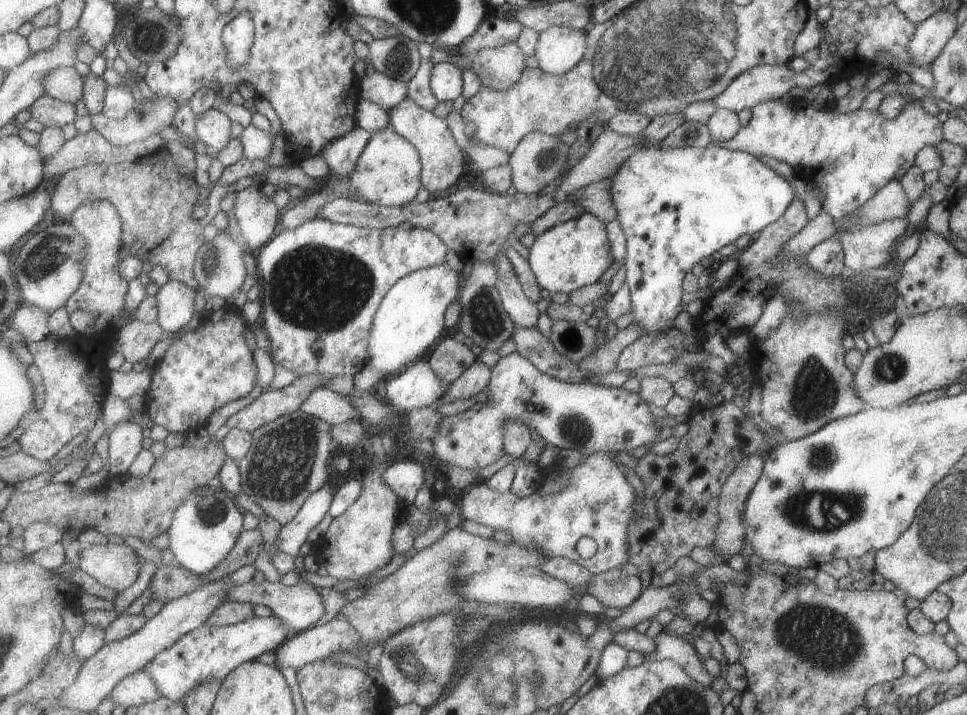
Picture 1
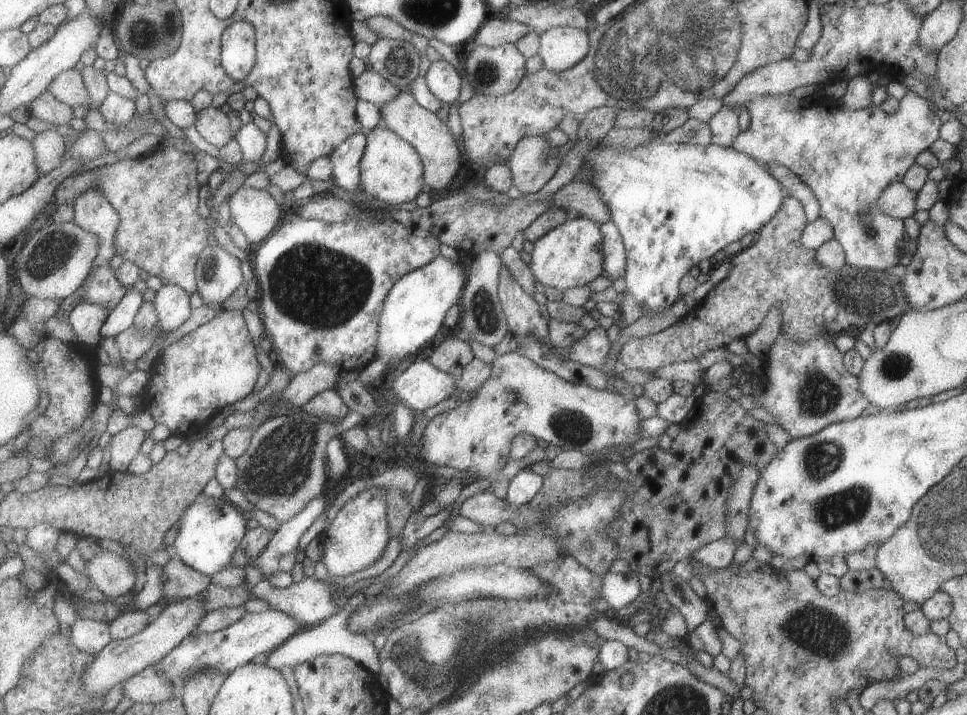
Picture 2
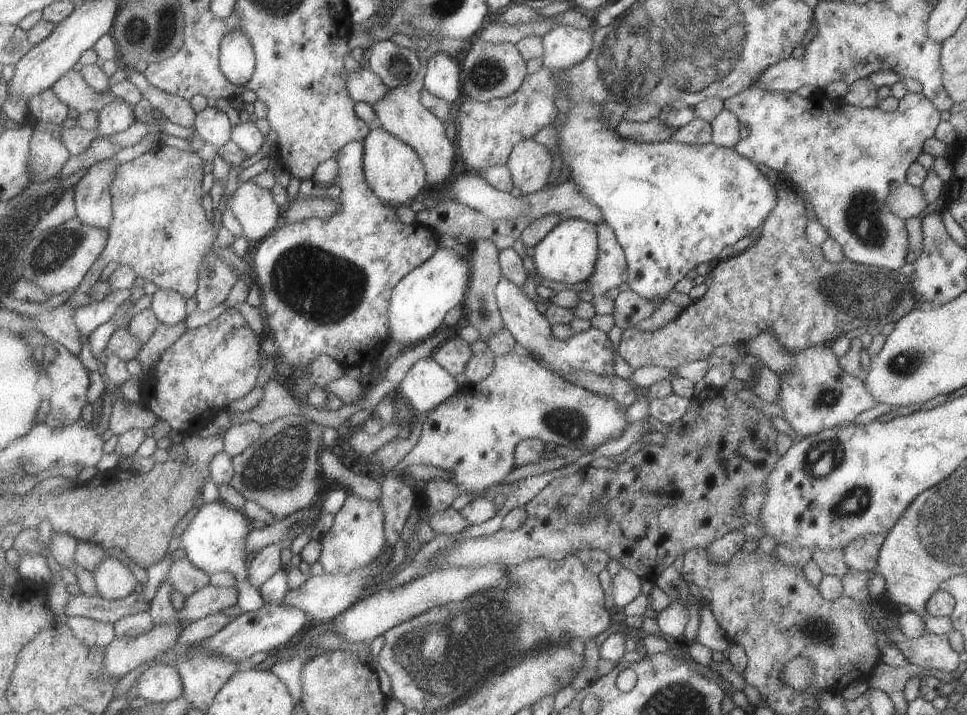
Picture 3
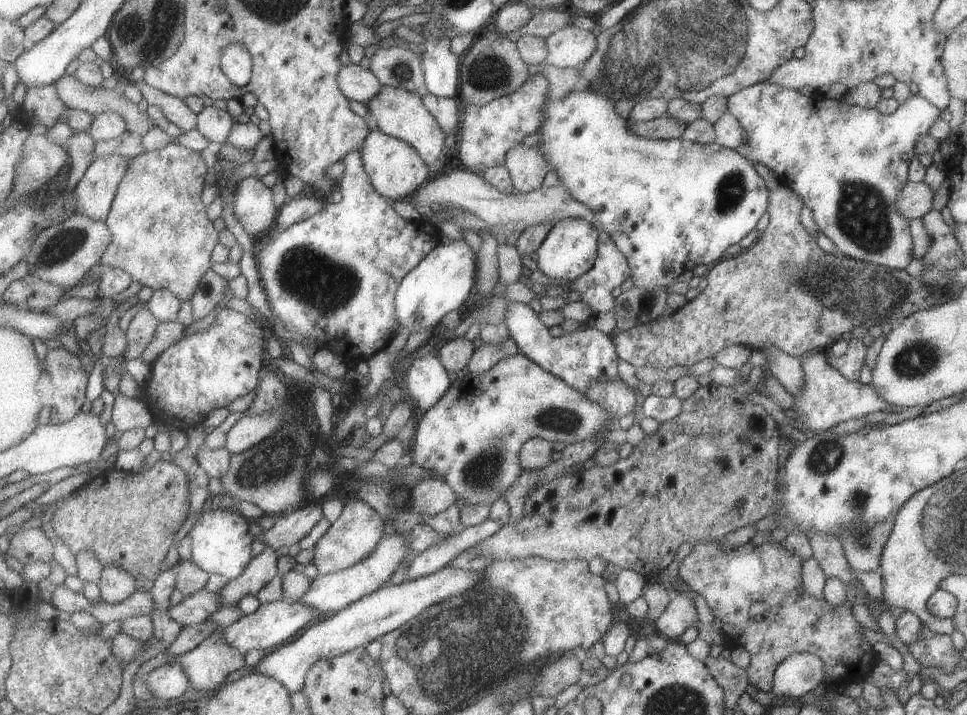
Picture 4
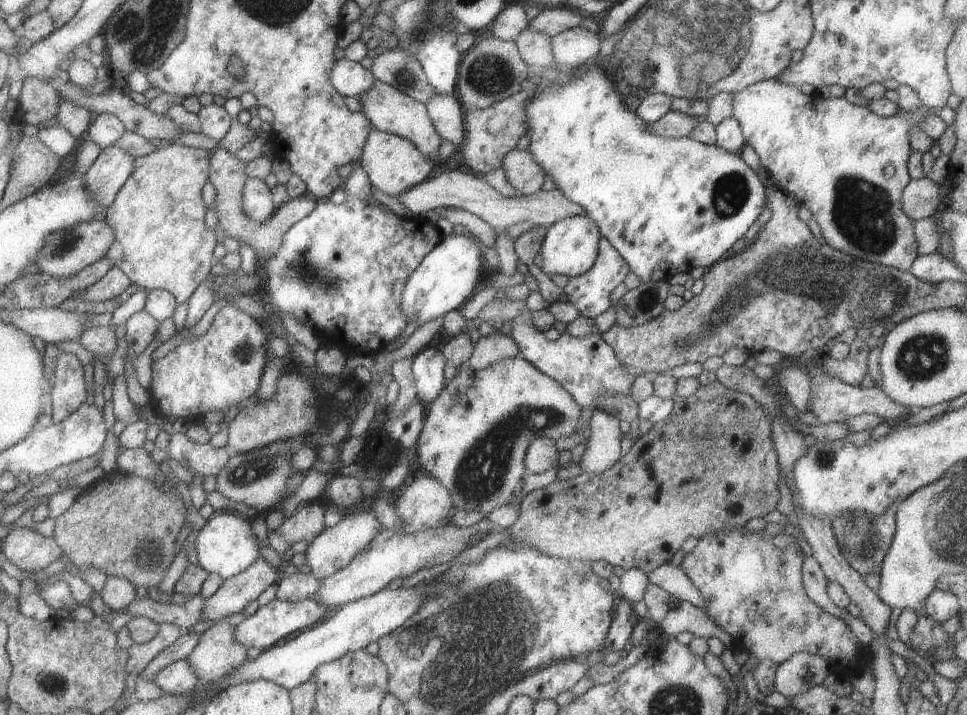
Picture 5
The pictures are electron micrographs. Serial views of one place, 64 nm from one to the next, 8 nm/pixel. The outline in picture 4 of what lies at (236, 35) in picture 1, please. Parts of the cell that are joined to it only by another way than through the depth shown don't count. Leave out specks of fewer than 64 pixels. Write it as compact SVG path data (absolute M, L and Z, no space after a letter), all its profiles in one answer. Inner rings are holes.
M232 42L224 50L222 68L234 84L246 87L254 78L256 60L254 54L242 42Z

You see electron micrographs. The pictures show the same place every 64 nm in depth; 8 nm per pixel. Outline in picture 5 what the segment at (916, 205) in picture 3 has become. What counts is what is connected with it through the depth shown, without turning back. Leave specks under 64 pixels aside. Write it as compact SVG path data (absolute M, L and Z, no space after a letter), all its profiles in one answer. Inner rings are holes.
M930 178L912 179L902 194L902 210L913 220L929 218L936 210L943 211L948 205L947 199L940 198L940 184Z

